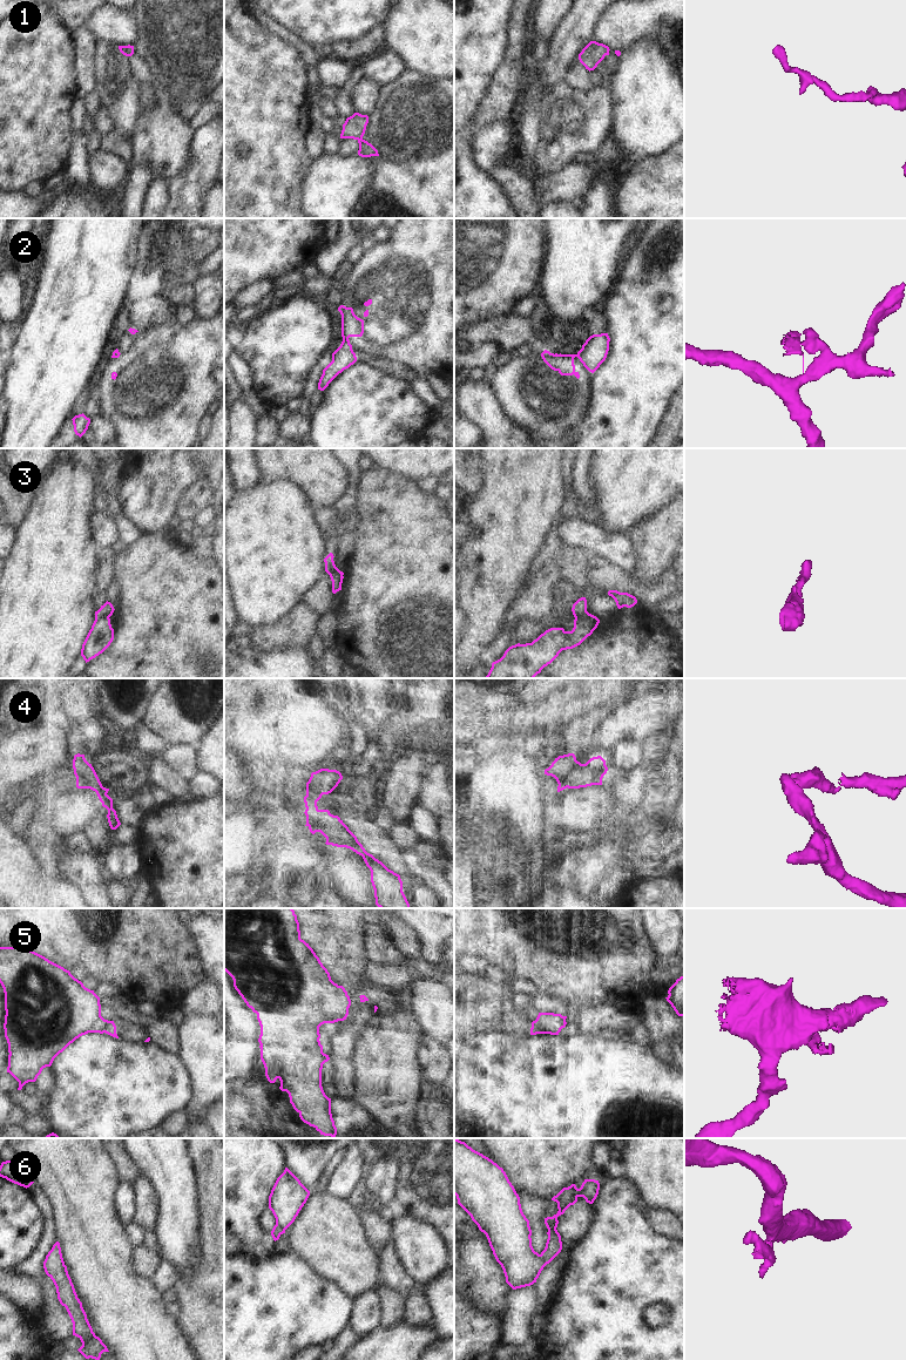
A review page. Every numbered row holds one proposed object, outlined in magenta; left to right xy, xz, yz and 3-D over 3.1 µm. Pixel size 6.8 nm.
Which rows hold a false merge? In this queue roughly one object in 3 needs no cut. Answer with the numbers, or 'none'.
2, 3, 4, 5, 6

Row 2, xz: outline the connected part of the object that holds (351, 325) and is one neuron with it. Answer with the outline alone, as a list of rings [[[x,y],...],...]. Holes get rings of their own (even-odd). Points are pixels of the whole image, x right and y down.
[[[340,305],[338,311],[342,314],[342,337],[350,343],[350,337],[361,337],[364,333],[364,320],[358,318],[352,307]]]

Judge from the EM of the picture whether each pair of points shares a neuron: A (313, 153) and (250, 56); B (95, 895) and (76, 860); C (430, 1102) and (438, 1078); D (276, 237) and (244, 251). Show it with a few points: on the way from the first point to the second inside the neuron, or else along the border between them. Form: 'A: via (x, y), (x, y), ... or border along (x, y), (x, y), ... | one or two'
A: border along (310, 123), (305, 135), (305, 153), (311, 160) | two
B: via (94, 887), (89, 875), (82, 868) | one
C: border along (425, 1082), (441, 1086) | two
D: via (268, 237), (258, 237), (252, 243) | one

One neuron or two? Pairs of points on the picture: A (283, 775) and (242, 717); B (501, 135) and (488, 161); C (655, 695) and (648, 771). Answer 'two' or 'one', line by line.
A: two
B: one
C: two

